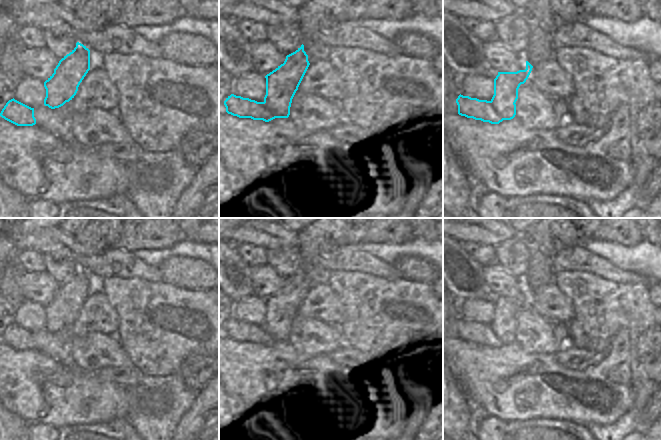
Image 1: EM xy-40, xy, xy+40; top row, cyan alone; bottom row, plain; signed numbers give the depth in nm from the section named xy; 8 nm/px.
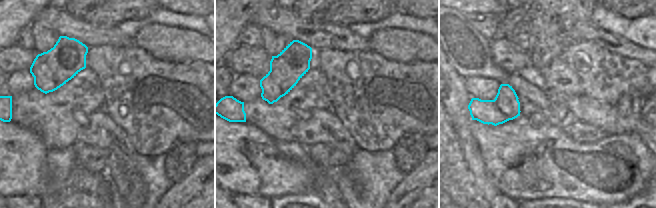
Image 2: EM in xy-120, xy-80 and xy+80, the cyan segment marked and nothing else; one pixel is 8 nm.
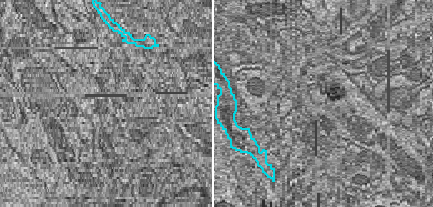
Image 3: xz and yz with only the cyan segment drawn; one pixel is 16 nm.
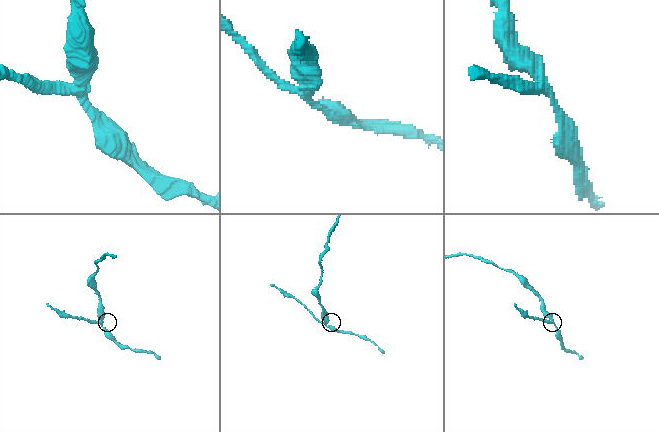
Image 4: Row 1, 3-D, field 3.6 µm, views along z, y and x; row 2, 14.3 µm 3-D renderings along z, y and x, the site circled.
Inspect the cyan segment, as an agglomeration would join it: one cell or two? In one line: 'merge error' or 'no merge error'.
merge error

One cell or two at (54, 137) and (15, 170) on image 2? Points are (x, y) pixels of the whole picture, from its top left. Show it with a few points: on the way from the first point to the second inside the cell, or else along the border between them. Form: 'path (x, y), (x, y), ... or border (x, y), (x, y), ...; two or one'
border (28, 129), (32, 130), (48, 149); two

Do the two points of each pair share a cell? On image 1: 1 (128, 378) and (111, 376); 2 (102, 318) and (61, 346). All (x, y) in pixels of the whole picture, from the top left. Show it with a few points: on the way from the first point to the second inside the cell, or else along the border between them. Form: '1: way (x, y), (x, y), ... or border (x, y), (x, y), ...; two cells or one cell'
1: way (124, 377), (115, 376); one cell
2: way (91, 318), (69, 335); one cell

